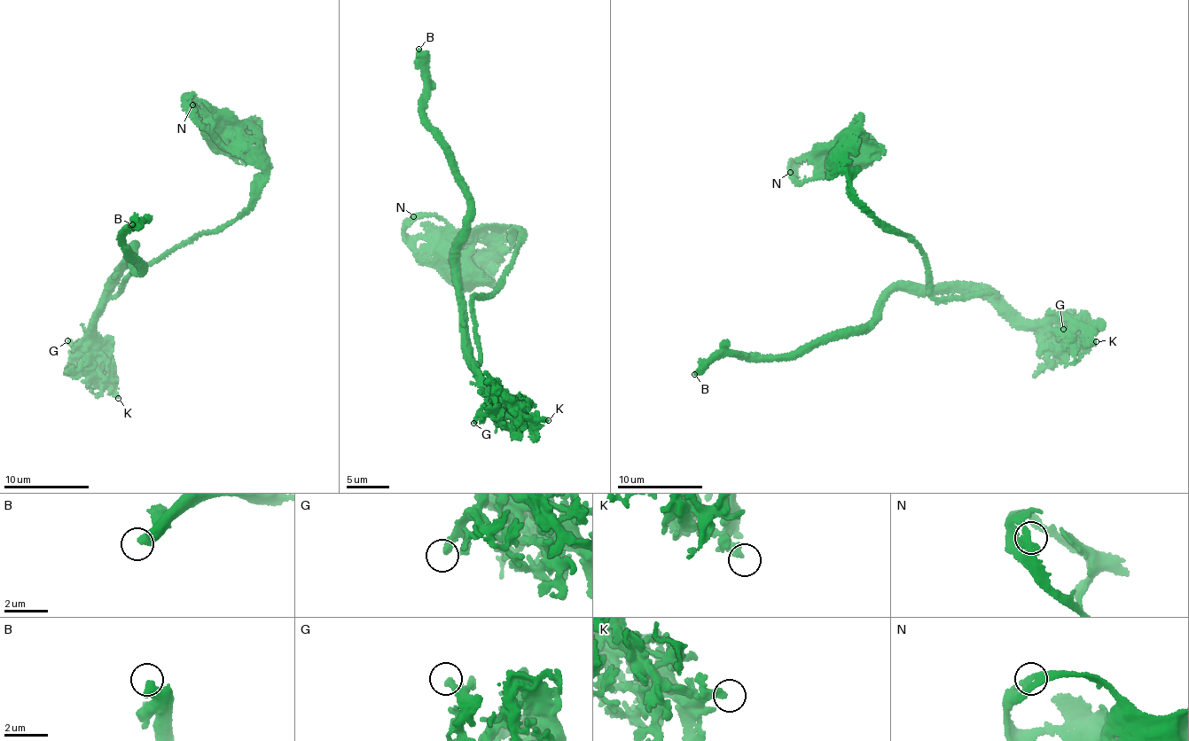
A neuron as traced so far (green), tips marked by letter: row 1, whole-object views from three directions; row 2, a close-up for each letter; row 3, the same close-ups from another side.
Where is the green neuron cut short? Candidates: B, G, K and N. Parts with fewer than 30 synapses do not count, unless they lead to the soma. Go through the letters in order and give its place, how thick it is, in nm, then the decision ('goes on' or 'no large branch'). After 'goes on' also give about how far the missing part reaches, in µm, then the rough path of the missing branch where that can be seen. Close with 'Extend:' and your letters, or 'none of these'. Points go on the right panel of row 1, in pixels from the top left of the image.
B: at (694, 374); 460 nm thick; goes on; about 60 µm are missing
G: at (1063, 329); 280 nm thick; no large branch
K: at (1096, 341); 320 nm thick; no large branch
N: at (790, 172); 280 nm thick; no large branch
Extend: B

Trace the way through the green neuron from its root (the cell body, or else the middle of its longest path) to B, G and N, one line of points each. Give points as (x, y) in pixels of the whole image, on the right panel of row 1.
B: (860, 149), (828, 164), (914, 237), (935, 298), (996, 296), (908, 283), (857, 328), (724, 351), (694, 374)
G: (860, 149), (828, 164), (848, 176), (867, 213), (914, 237), (935, 298), (989, 292), (1048, 335), (1063, 329)
N: (860, 149), (852, 152), (826, 172), (819, 172), (802, 183), (790, 172)

